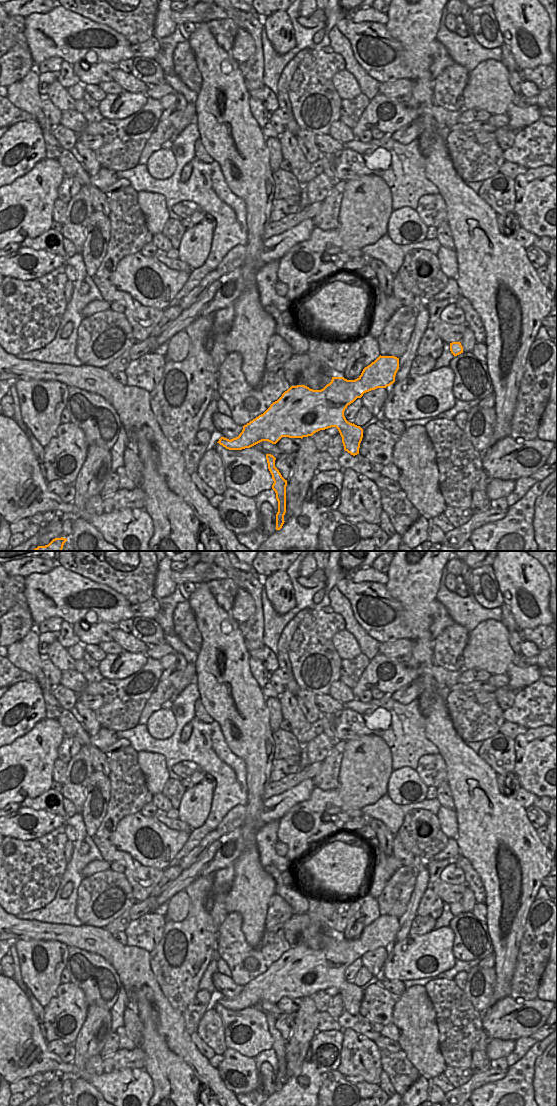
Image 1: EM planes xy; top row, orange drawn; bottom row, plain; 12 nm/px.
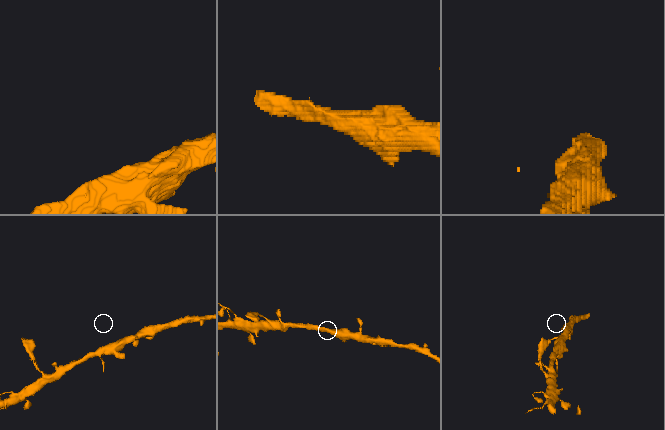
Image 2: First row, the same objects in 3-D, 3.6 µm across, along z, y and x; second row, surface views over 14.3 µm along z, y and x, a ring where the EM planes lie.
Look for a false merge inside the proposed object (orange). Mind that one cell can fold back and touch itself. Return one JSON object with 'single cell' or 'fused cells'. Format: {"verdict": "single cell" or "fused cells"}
{"verdict": "single cell"}

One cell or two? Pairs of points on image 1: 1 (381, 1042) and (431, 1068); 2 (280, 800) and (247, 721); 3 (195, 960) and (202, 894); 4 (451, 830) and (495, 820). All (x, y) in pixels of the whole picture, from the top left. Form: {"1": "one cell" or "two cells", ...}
{"1": "two cells", "2": "two cells", "3": "one cell", "4": "two cells"}

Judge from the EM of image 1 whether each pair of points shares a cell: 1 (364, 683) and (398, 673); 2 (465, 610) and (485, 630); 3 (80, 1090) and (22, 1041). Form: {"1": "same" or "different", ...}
{"1": "same", "2": "different", "3": "different"}

